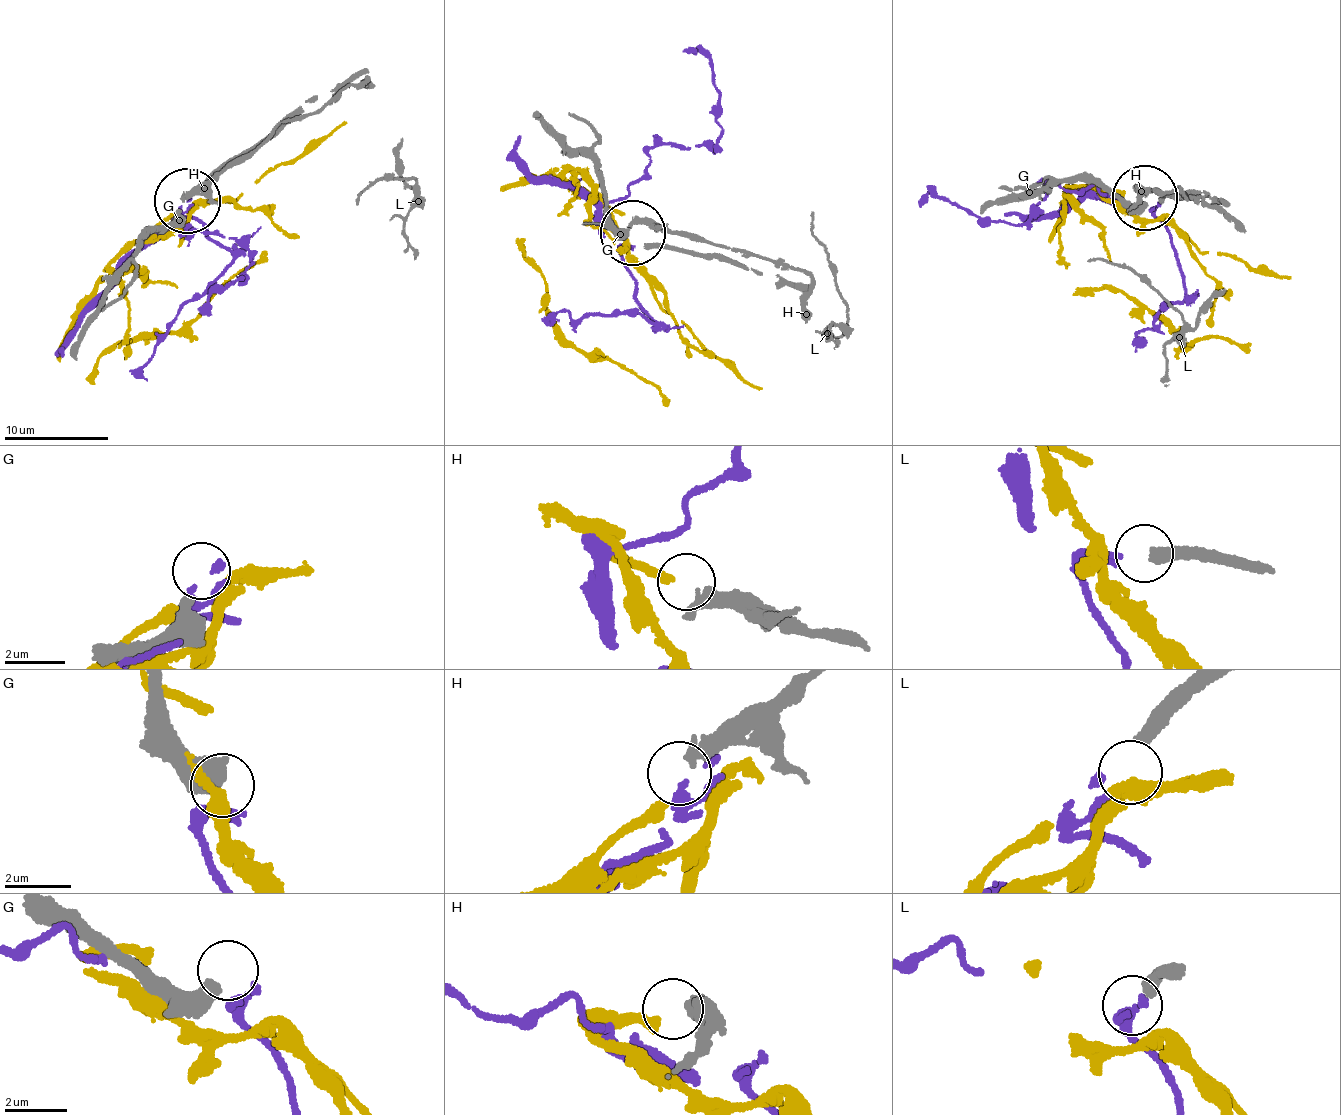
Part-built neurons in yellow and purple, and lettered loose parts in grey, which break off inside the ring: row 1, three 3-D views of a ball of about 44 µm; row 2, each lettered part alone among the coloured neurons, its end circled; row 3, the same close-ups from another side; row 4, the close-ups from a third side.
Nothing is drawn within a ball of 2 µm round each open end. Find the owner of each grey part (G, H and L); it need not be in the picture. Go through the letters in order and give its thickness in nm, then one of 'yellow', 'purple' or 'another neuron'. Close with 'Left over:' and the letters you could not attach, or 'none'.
G: calibre 550 nm; another neuron
H: calibre 550 nm; yellow
L: calibre 440 nm; purple
Left over: G

